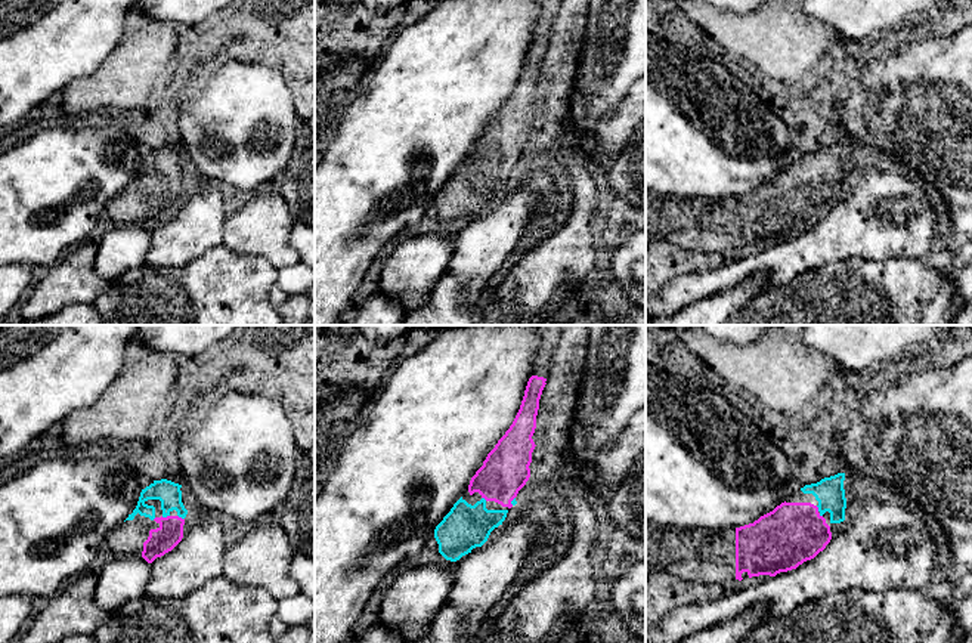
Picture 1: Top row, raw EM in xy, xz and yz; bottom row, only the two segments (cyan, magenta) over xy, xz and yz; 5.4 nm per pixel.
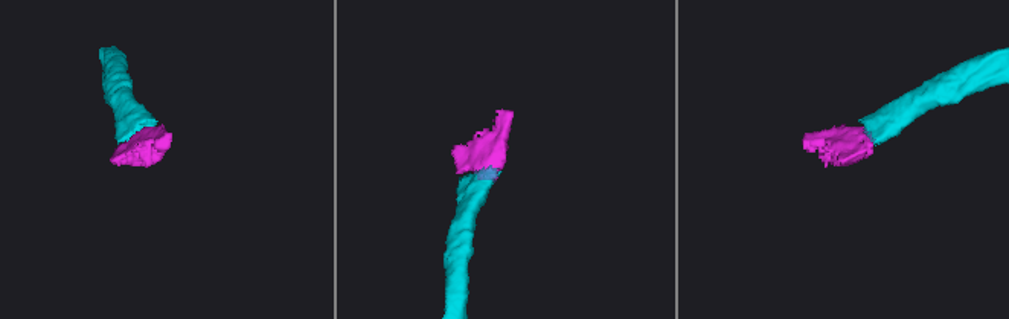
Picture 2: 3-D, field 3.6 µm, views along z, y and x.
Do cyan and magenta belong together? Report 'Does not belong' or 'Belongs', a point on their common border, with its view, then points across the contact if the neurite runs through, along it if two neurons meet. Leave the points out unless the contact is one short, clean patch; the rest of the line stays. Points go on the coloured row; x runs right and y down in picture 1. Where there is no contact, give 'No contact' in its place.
Belongs. Touches cyan at xy (164, 516). Path across: xy (169, 492), (164, 516), (170, 532)

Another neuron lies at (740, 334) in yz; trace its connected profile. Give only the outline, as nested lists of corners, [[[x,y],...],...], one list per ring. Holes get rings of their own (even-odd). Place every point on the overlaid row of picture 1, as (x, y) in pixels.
[[[700,325],[711,336],[739,344],[753,343],[761,338],[771,325]]]

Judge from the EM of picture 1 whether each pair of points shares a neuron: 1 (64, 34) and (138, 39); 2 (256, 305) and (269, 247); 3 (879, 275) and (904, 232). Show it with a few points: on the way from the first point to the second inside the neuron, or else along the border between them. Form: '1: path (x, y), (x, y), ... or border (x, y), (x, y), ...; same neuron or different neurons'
1: border (129, 15), (120, 43), (101, 65); different neurons
2: border (232, 250), (259, 254), (276, 271); different neurons
3: border (854, 254), (876, 260), (922, 257); different neurons

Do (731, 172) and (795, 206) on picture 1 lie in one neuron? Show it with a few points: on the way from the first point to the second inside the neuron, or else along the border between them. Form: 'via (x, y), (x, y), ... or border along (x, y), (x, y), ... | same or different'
border along (785, 170), (752, 191), (726, 197) | different

